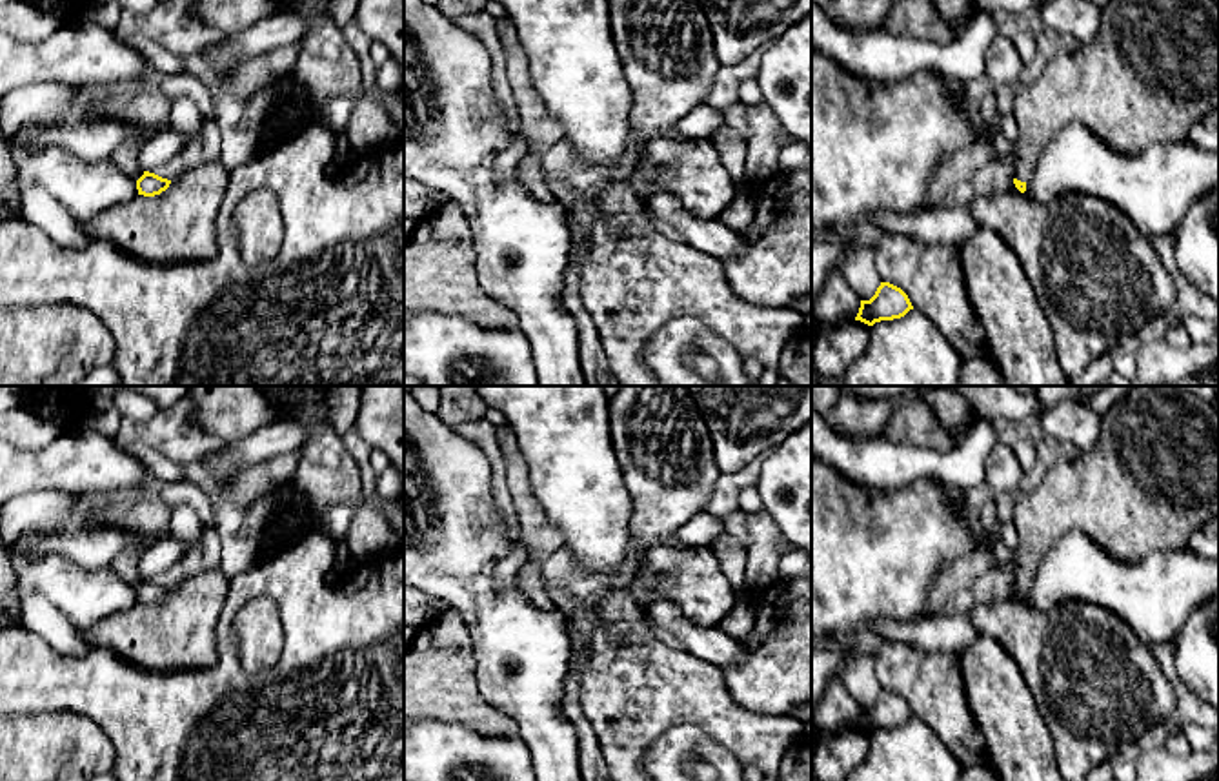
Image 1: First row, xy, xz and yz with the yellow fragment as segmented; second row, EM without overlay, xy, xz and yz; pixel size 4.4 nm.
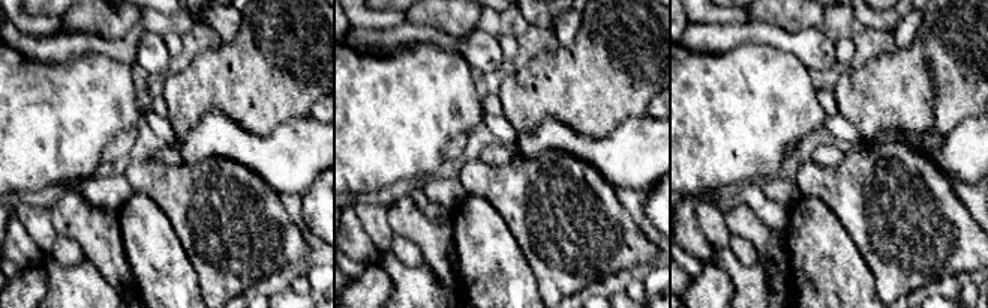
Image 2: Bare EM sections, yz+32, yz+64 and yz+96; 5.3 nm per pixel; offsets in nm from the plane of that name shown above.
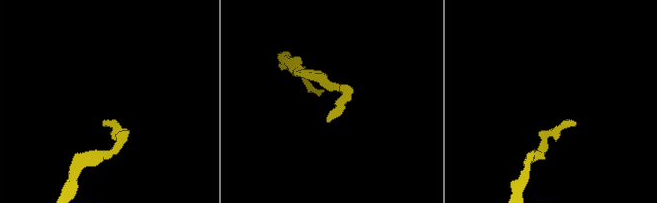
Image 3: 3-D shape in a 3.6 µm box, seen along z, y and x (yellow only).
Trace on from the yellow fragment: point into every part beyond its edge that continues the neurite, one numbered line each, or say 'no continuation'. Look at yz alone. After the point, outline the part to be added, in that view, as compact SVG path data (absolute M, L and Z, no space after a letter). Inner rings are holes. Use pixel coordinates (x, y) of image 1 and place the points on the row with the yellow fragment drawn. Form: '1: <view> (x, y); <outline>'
1: yz (1152, 70); M1110 0L1092 42L1052 58L1033 84L1017 91L1012 106L1019 126L1013 175L1028 182L1044 147L1072 122L1086 126L1108 147L1135 157L1152 144L1186 140L1190 127L1217 104L1215 0Z

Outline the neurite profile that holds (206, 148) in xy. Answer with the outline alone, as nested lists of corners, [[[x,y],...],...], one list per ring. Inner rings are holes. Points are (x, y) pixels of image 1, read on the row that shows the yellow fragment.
[[[207,118],[198,133],[184,149],[180,149],[171,160],[158,166],[153,173],[175,180],[186,171],[204,164],[217,162],[220,158],[220,131],[218,126]]]

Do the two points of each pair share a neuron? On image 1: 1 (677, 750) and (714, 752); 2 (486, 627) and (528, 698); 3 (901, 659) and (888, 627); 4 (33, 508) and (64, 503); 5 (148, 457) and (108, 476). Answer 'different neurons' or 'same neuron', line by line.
1: same neuron
2: same neuron
3: different neurons
4: same neuron
5: different neurons

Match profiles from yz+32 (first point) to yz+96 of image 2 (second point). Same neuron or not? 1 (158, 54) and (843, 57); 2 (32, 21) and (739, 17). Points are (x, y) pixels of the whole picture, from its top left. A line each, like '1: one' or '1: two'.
1: two
2: one

